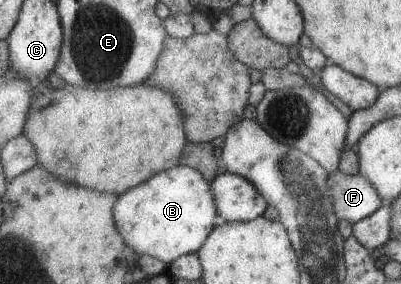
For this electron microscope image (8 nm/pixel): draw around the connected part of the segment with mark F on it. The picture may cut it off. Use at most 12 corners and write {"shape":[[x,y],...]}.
{"shape":[[340,170],[328,175],[338,221],[355,224],[382,207],[375,187]]}

